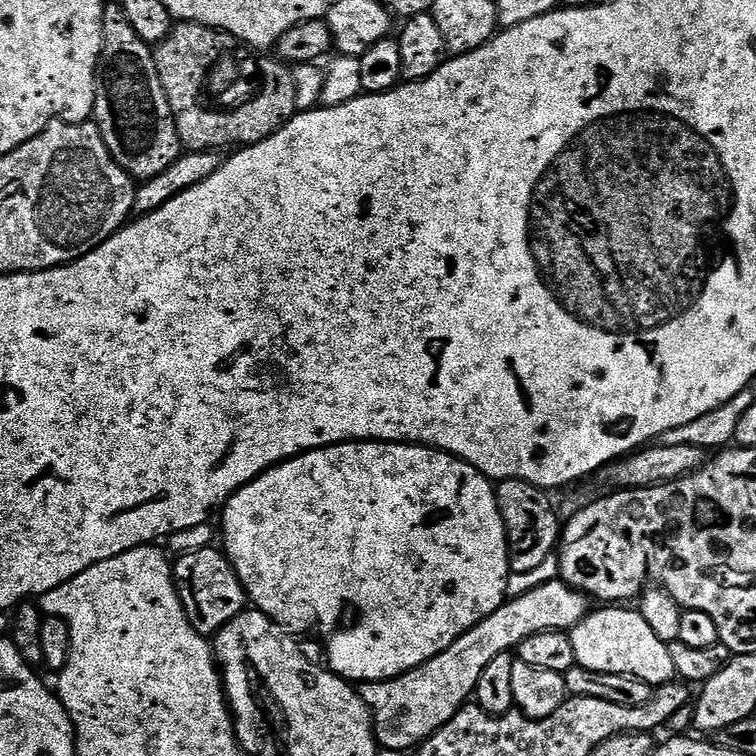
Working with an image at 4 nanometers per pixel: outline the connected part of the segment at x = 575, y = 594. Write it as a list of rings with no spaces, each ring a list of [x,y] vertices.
[[[557,578],[526,594],[505,599],[494,614],[466,630],[466,634],[442,650],[442,654],[430,658],[422,666],[389,680],[361,683],[358,691],[372,715],[377,745],[392,752],[404,752],[423,744],[473,699],[478,677],[493,658],[503,652],[512,652],[523,640],[530,638],[530,634],[568,632],[589,611],[589,597]]]

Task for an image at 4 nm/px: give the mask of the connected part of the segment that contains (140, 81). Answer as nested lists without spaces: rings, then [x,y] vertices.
[[[109,3],[104,10],[104,37],[100,51],[100,66],[96,73],[96,111],[94,122],[118,166],[126,170],[133,181],[143,182],[162,174],[182,155],[180,135],[166,98],[162,82],[158,78],[156,58],[153,49],[126,22],[126,14],[119,3]]]

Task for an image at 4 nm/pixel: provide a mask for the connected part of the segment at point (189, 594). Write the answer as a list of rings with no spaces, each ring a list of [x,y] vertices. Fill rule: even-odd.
[[[216,546],[177,555],[174,560],[174,579],[176,593],[190,626],[194,626],[197,634],[205,638],[215,637],[222,626],[226,626],[226,622],[234,619],[239,612],[245,611],[249,603],[234,566]]]

